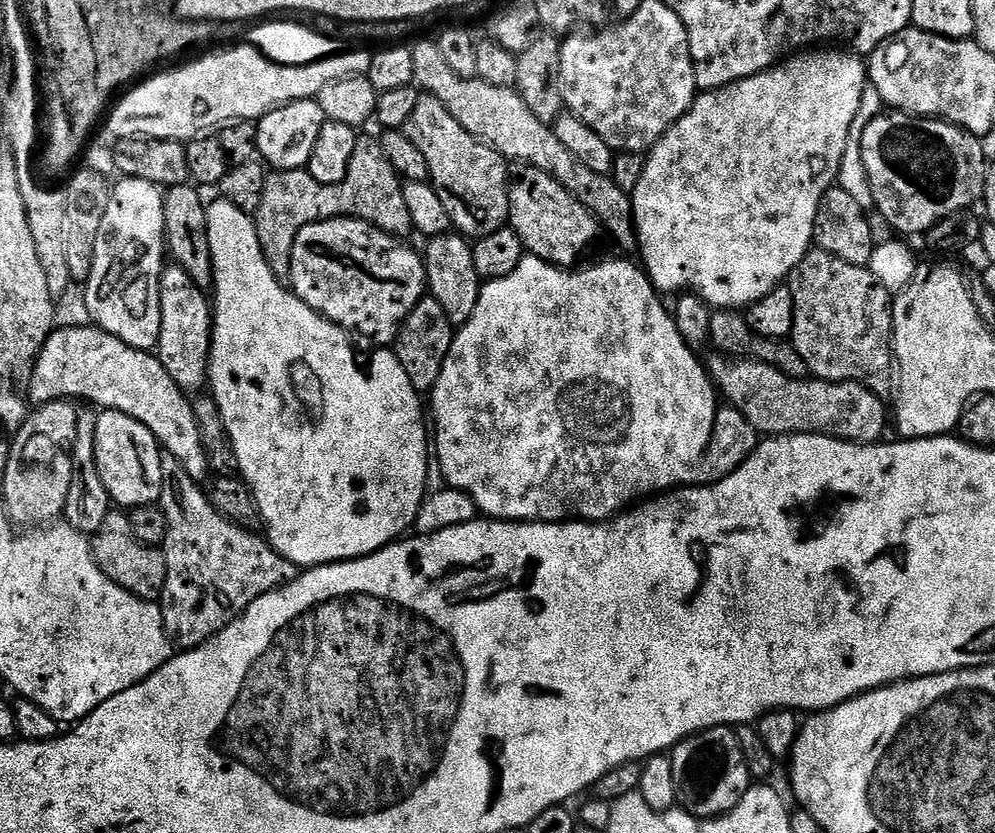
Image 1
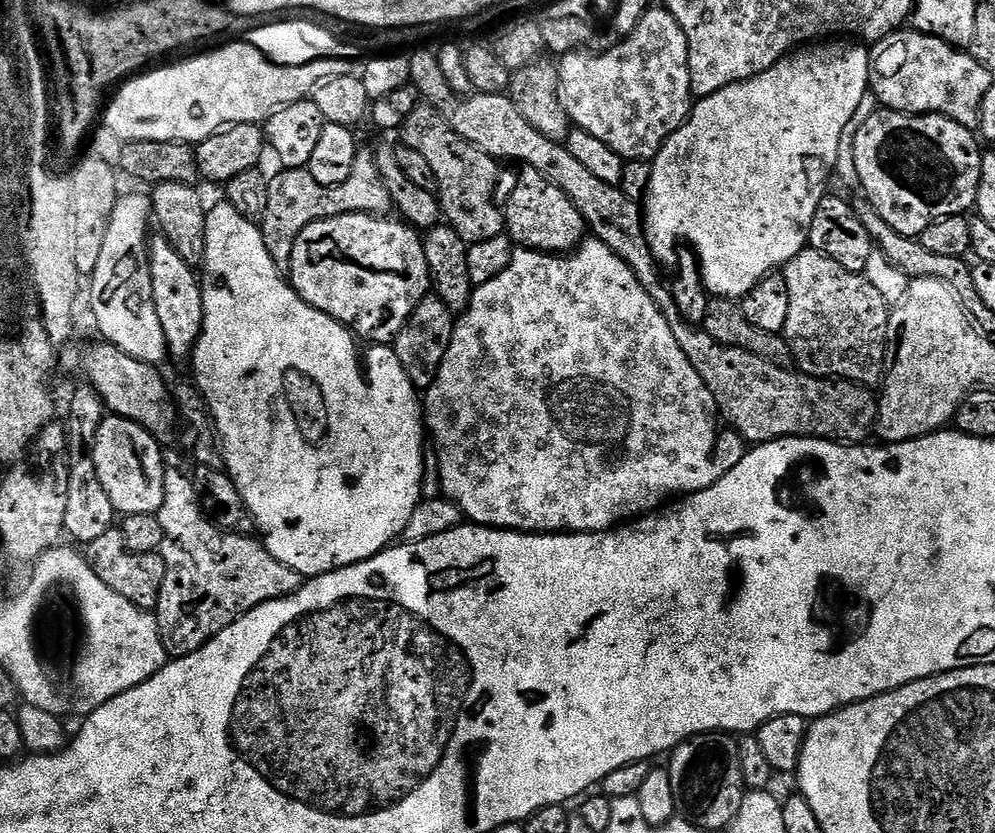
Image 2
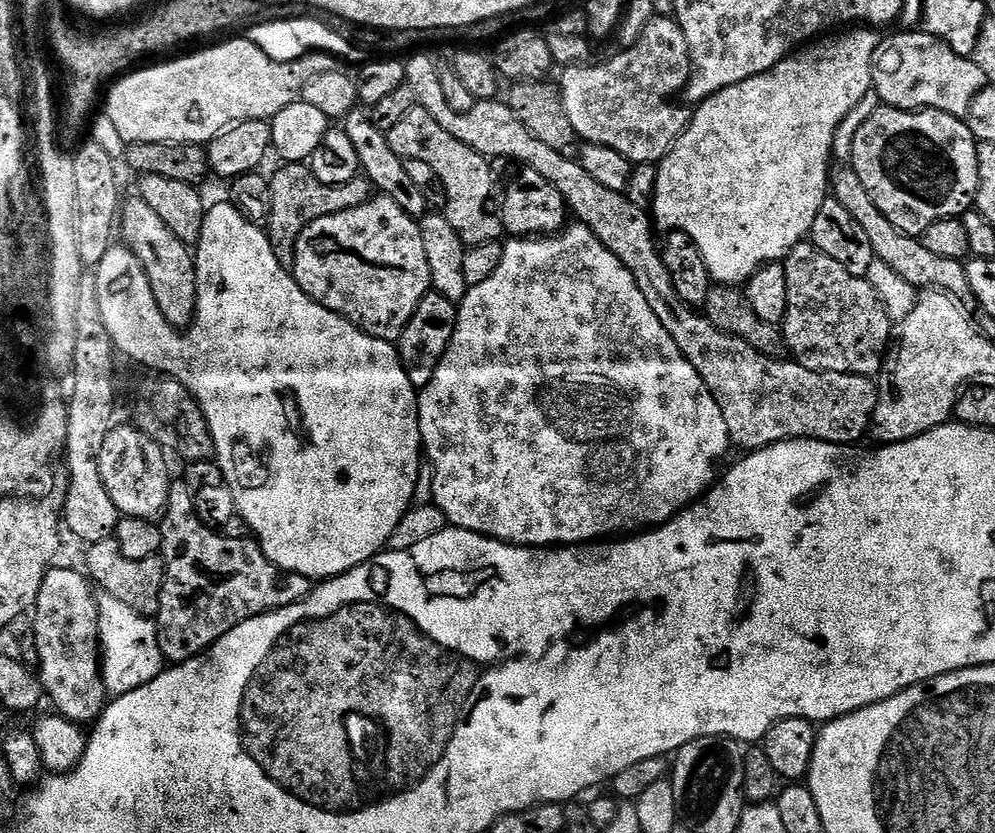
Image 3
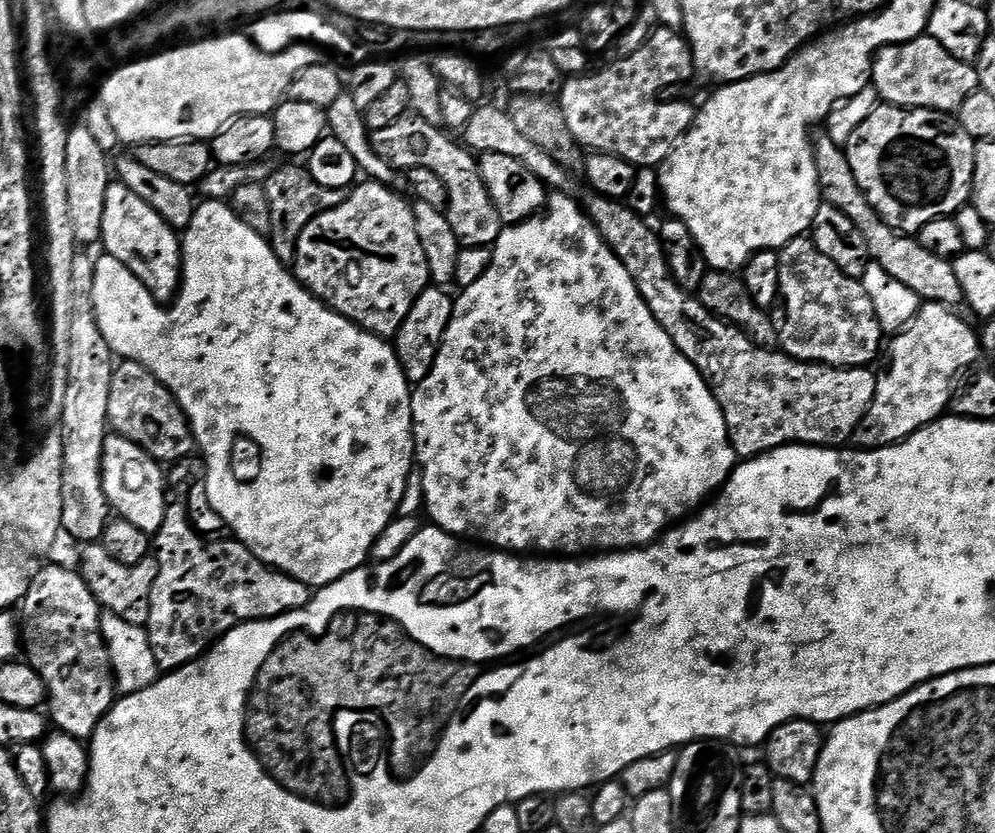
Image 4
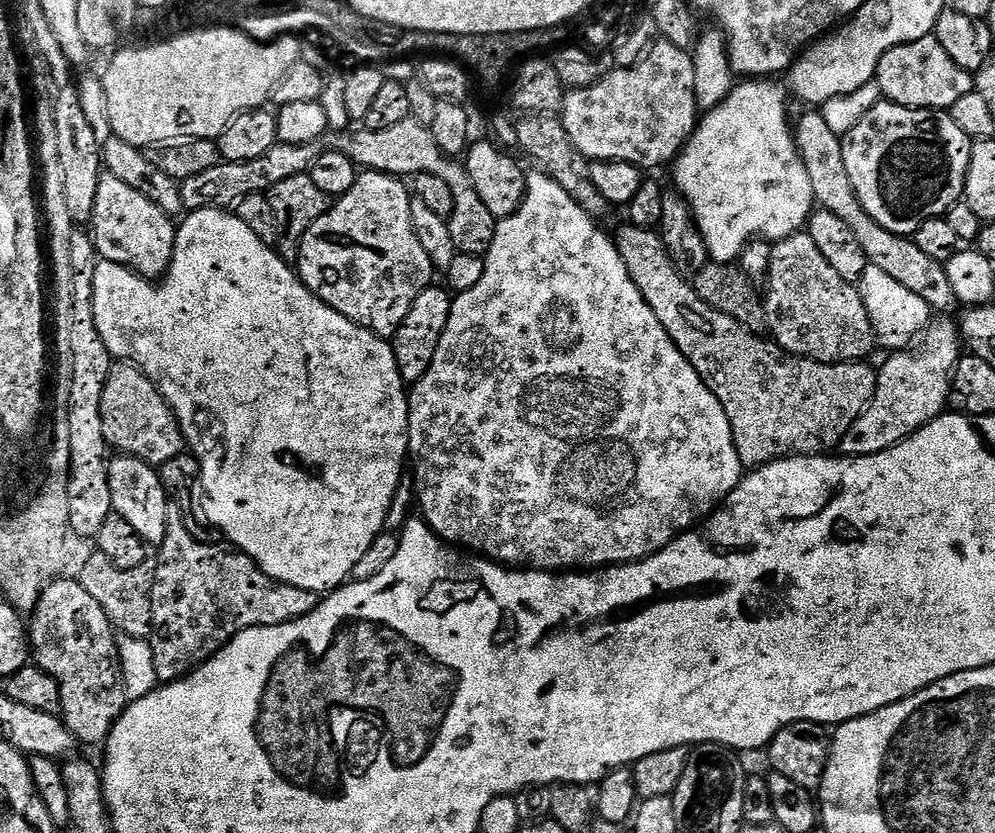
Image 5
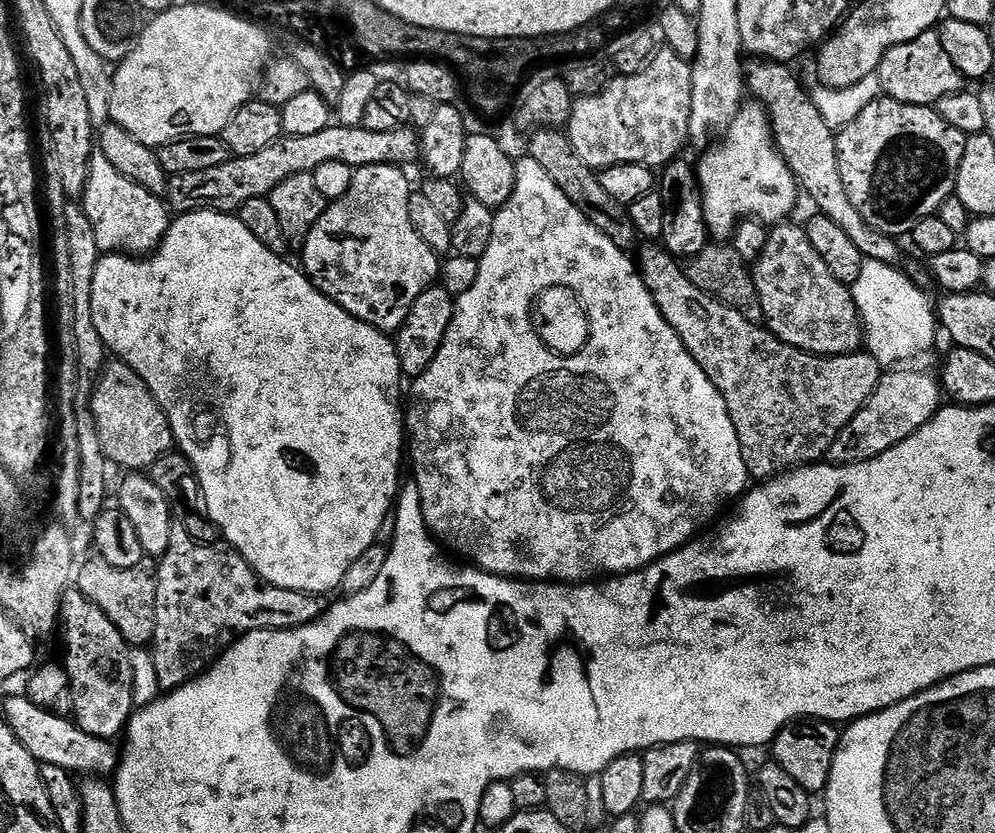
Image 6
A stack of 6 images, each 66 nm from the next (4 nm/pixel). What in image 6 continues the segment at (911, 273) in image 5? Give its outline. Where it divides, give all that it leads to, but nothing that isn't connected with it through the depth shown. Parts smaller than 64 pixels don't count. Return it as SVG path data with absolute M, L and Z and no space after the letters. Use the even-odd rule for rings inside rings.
M756 62L756 64L747 69L746 88L753 101L759 102L766 109L769 120L772 121L772 134L776 141L776 147L780 149L780 157L787 162L790 170L796 176L797 185L816 203L815 211L817 213L829 216L838 226L842 228L843 233L858 246L858 250L863 254L865 260L874 262L886 262L887 264L896 264L899 261L900 248L893 237L875 232L873 228L854 210L854 204L846 194L842 186L842 176L838 170L837 150L836 150L836 132L830 126L826 126L822 114L818 114L818 106L814 106L809 89L804 89L800 85L800 80L791 72L789 65L784 62Z

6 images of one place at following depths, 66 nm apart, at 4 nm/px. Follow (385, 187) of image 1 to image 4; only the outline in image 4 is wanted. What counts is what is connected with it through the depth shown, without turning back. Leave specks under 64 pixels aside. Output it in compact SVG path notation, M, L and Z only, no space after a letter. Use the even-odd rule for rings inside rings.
M304 166L300 168L277 167L268 177L264 189L266 198L270 198L270 210L272 211L270 243L276 257L286 266L293 263L296 243L302 230L306 230L306 226L315 216L321 216L326 210L334 210L334 206L343 202L346 195L343 188L318 186L318 182L314 182L314 178Z

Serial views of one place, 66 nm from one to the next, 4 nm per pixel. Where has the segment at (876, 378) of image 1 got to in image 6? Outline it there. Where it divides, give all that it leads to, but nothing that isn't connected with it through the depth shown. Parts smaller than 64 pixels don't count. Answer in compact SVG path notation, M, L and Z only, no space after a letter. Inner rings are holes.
M781 222L769 231L768 245L750 268L763 323L781 342L797 348L799 352L808 352L811 356L853 355L861 351L863 329L860 327L860 316L856 313L849 285L838 282L830 274L826 262L822 262L814 246L810 246L807 231L801 225L799 228L792 223Z

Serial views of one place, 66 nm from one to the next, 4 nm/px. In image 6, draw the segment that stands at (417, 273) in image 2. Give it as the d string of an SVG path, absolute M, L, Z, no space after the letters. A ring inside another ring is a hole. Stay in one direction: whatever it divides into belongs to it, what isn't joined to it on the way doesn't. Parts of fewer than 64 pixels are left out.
M379 164L357 168L352 174L352 185L342 198L331 201L328 209L304 239L302 271L327 300L333 300L344 312L372 324L378 331L394 334L402 325L410 306L437 283L441 257L417 234L408 210L408 176L403 167Z

